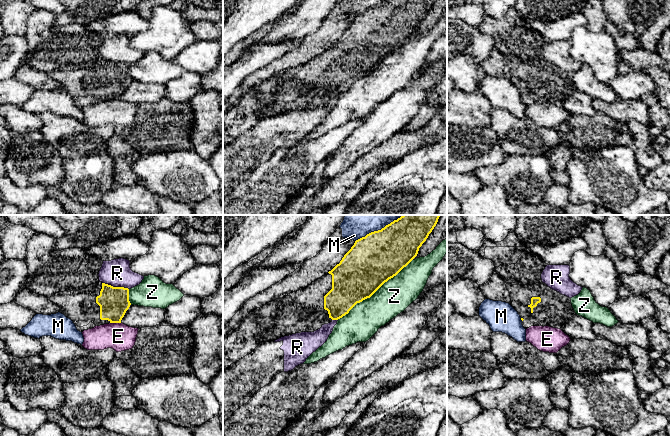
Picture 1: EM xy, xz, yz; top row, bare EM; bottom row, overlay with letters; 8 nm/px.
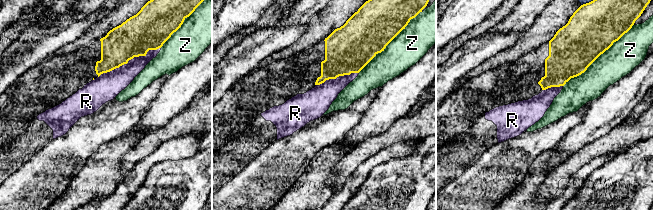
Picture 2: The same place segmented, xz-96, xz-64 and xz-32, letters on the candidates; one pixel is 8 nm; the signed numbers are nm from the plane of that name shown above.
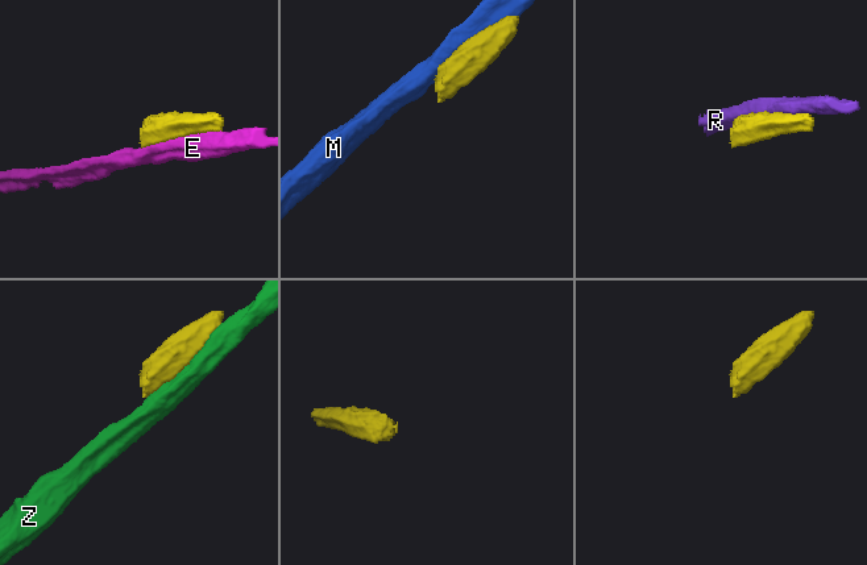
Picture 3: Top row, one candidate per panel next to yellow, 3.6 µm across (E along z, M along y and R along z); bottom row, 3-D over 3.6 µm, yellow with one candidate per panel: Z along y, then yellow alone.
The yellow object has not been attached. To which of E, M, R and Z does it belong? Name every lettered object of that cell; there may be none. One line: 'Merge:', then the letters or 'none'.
Merge: none

